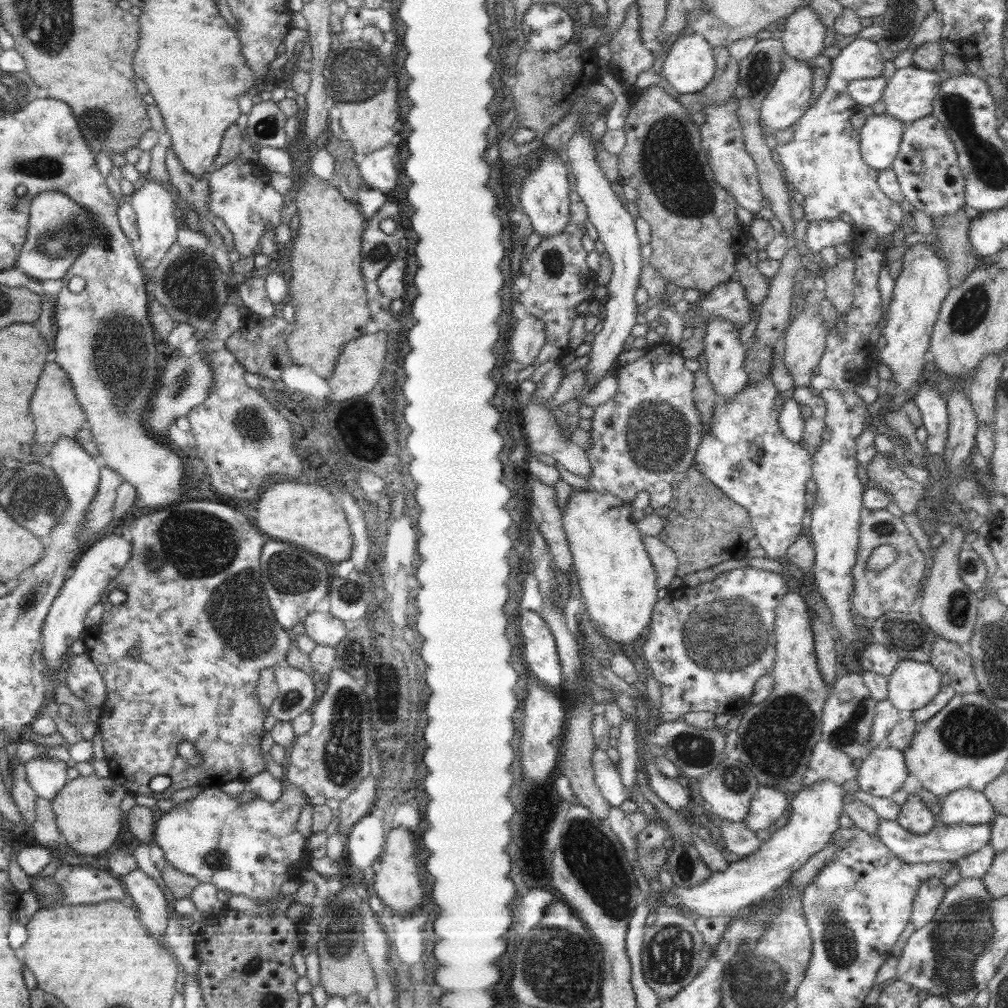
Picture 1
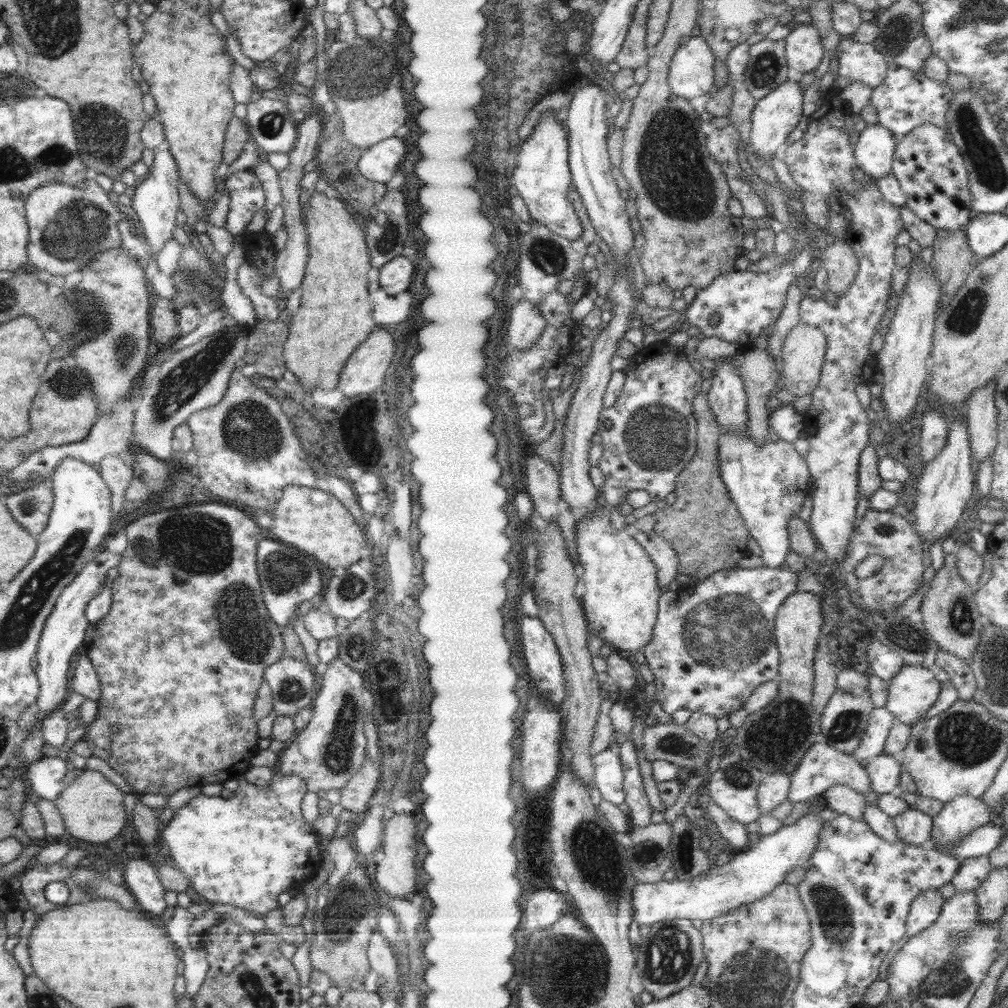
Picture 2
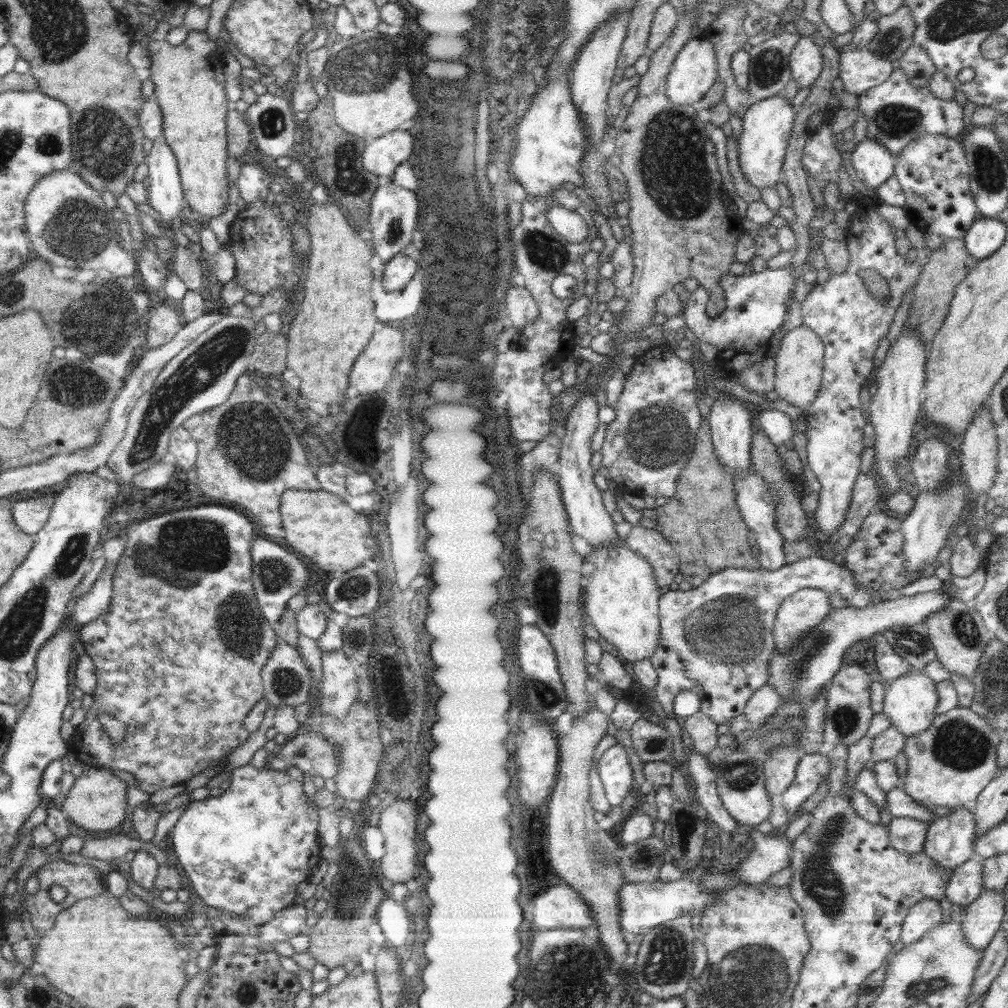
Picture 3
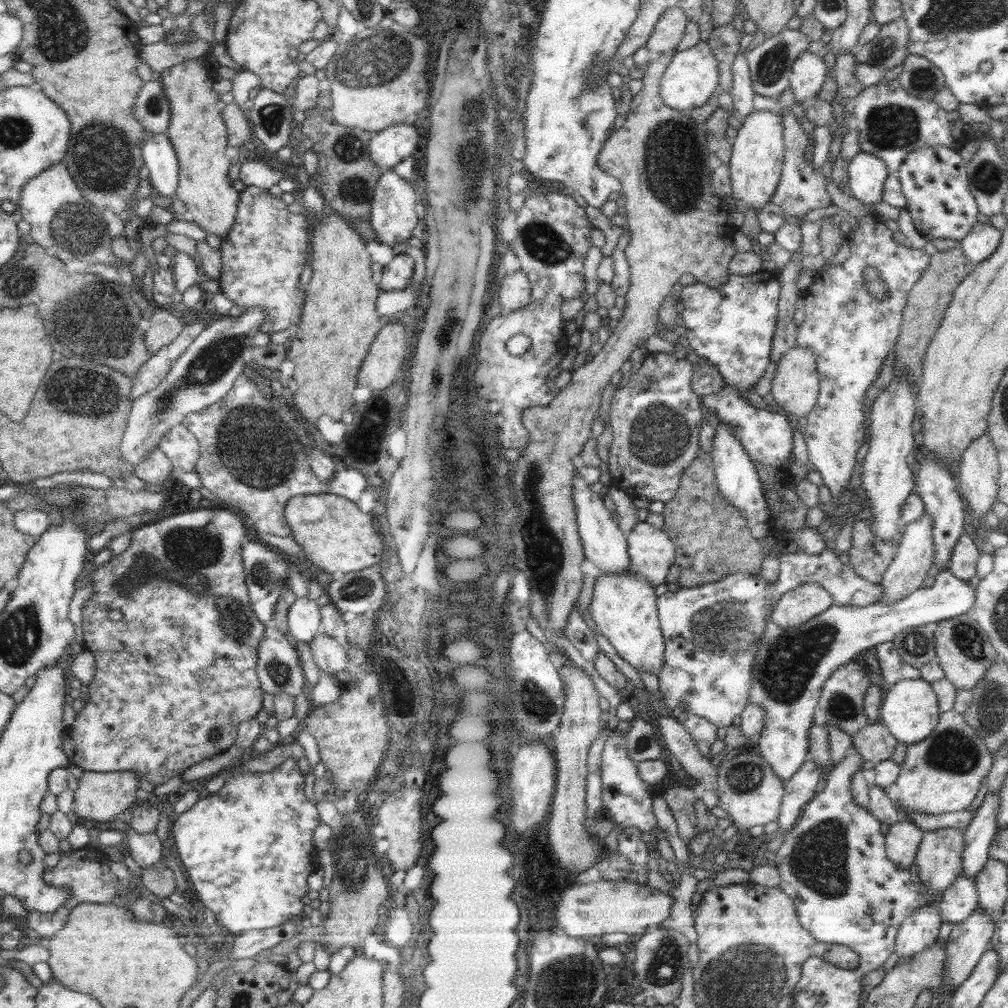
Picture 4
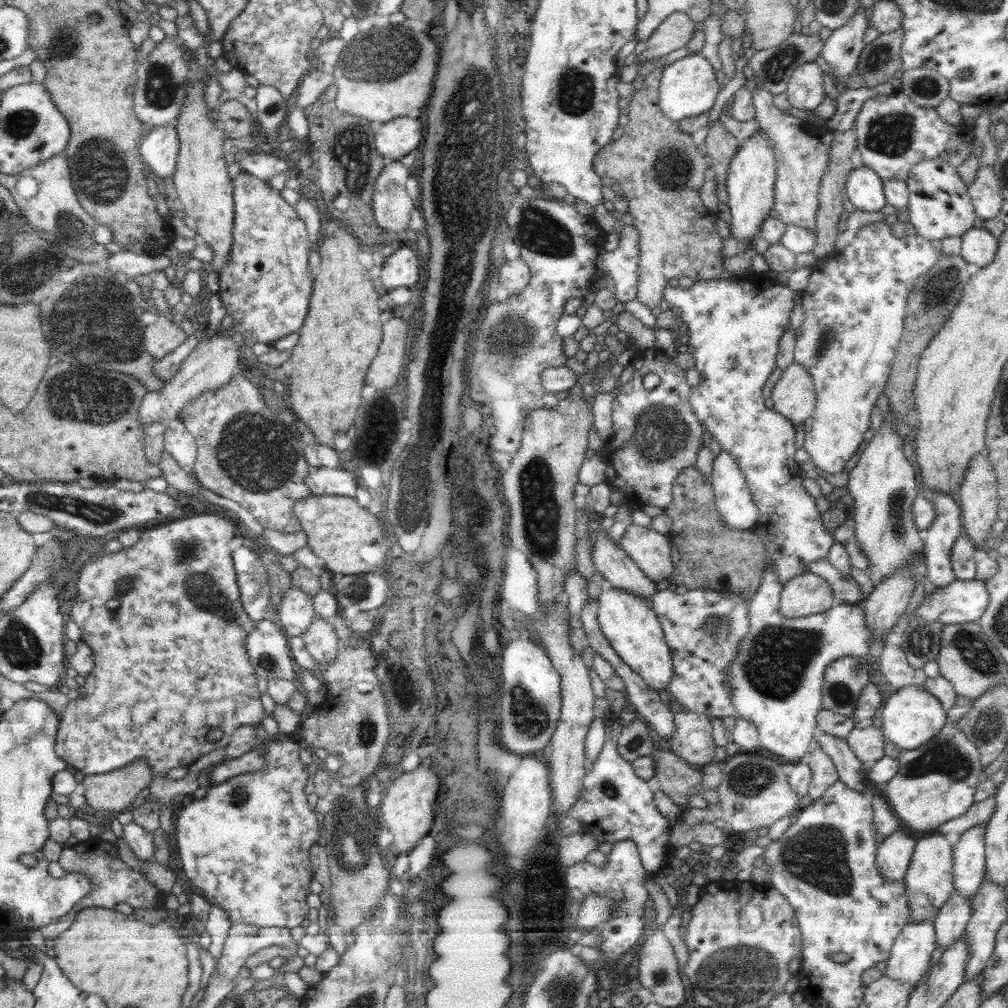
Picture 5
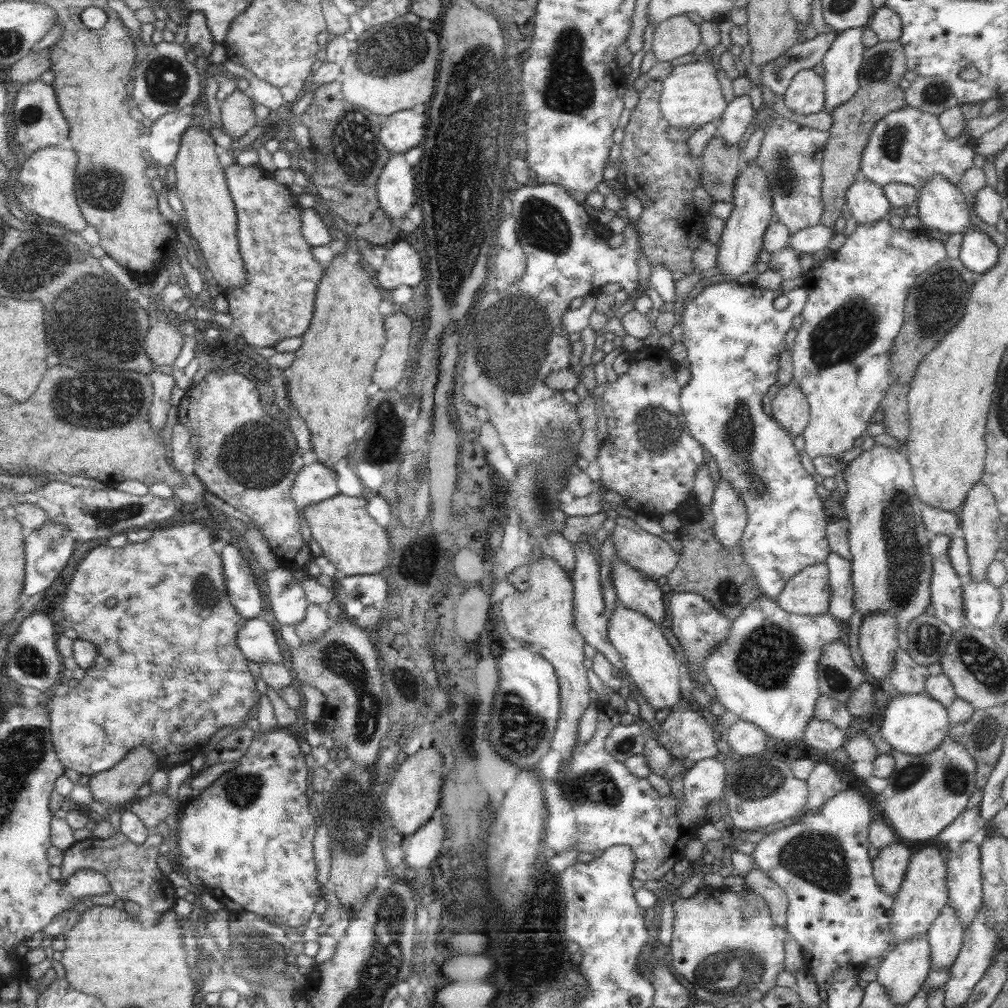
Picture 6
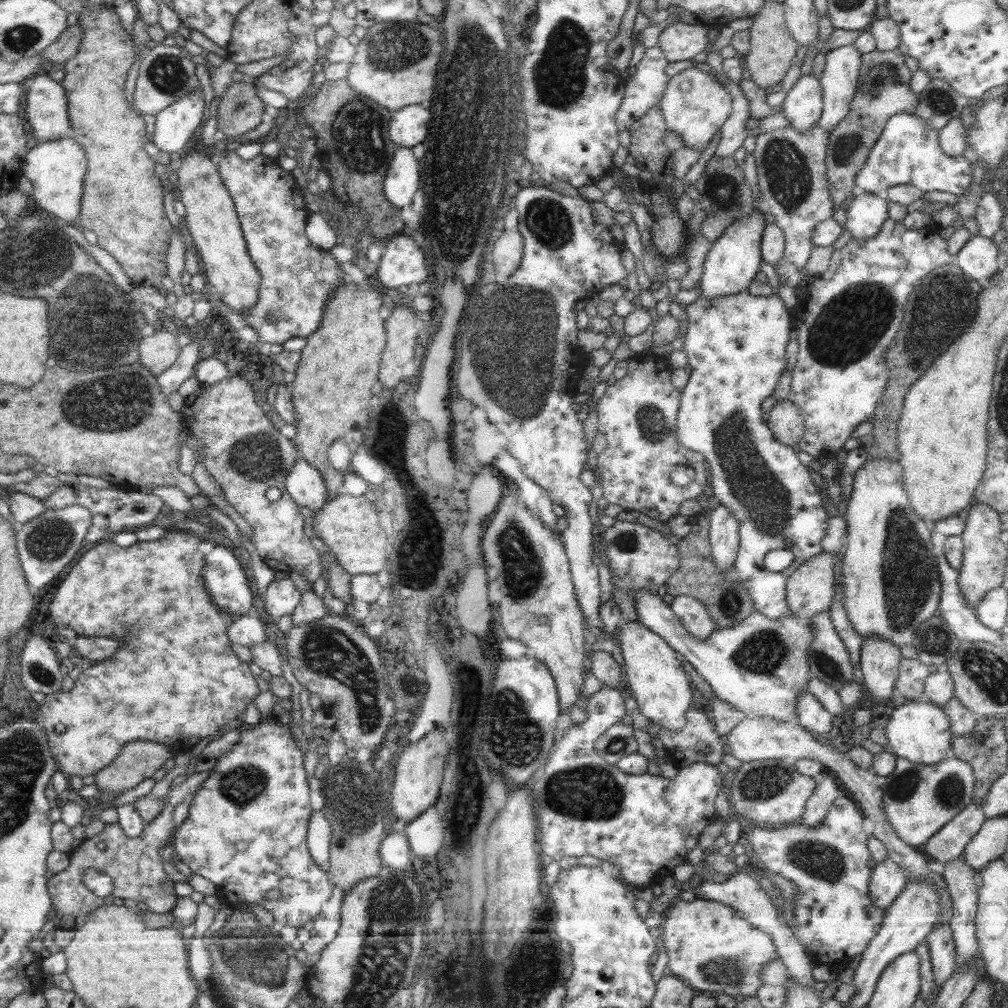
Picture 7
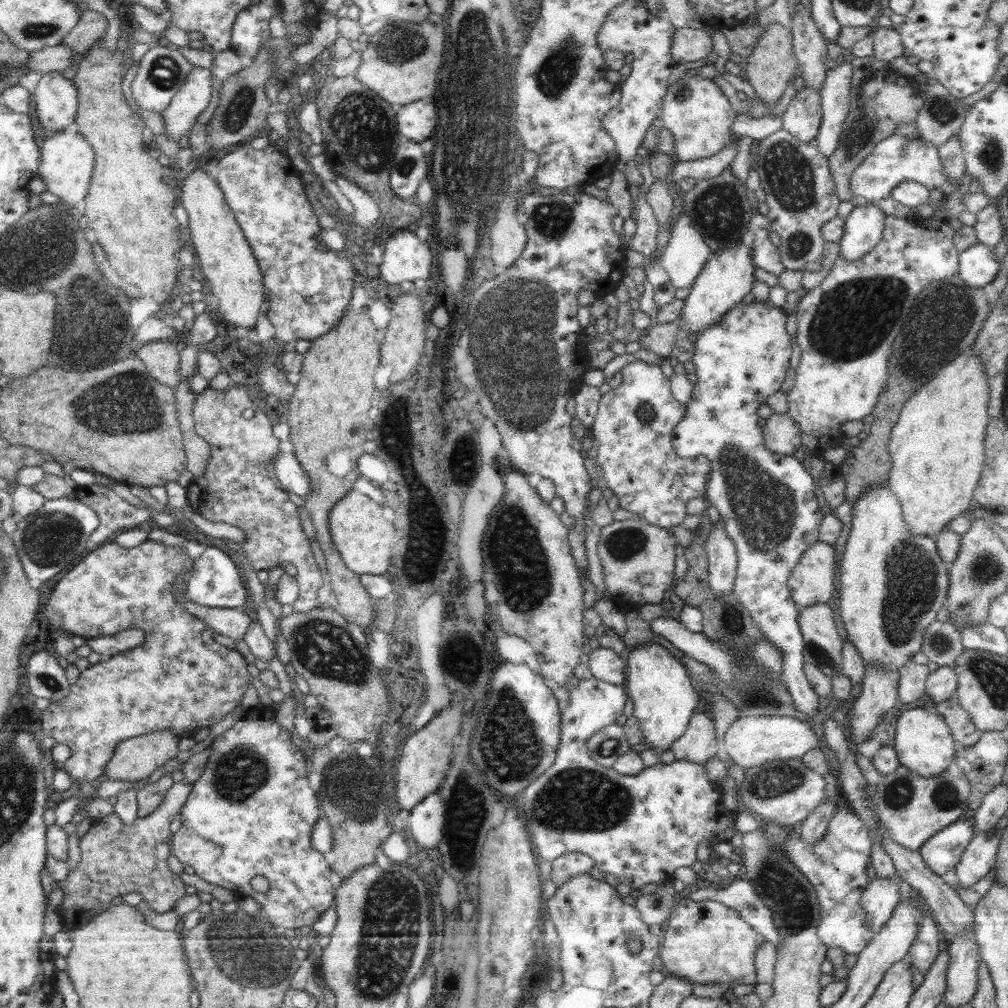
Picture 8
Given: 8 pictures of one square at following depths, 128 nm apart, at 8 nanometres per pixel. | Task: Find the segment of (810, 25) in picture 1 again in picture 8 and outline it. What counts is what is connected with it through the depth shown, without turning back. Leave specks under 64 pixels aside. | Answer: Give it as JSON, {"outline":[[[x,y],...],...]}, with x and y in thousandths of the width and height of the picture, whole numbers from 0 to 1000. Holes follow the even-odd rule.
{"outline":[[[799,86],[790,91],[776,113],[777,128],[796,141],[809,139],[814,123],[814,95]]]}

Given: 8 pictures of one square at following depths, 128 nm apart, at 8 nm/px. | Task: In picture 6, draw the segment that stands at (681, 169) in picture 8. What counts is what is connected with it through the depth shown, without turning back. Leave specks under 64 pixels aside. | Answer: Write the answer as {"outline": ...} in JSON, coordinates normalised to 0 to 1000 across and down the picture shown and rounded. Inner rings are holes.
{"outline":[[[742,94],[731,95],[722,102],[713,118],[714,124],[712,125],[713,135],[722,145],[736,141],[736,136],[742,129],[742,124],[746,121],[749,111]]]}

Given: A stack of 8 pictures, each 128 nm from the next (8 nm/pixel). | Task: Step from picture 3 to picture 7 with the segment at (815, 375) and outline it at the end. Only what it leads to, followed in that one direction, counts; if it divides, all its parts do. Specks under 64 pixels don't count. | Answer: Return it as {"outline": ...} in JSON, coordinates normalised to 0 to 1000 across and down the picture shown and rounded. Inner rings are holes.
{"outline":[[[784,397],[772,399],[764,407],[761,421],[768,435],[778,442],[788,443],[799,428],[798,415]]]}

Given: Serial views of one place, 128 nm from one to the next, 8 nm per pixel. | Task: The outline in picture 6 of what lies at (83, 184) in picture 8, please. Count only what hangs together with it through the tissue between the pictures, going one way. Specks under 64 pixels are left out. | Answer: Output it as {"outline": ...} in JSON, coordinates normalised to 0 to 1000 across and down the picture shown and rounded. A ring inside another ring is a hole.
{"outline":[[[67,144],[42,147],[24,156],[20,165],[21,169],[13,174],[16,183],[13,192],[21,200],[24,209],[31,214],[36,214],[36,217],[44,217],[45,220],[63,222],[67,230],[81,232],[87,220],[81,214],[75,193],[73,193],[73,175],[75,175],[77,165],[75,150]]]}

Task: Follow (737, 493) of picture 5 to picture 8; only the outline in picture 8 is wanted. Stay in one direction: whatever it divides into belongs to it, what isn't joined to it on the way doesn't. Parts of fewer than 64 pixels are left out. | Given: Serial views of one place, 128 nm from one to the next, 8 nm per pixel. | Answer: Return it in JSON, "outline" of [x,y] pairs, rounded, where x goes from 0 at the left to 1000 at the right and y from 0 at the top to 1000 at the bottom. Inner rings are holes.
{"outline":[[[714,515],[707,520],[699,537],[702,552],[702,578],[710,593],[718,593],[726,589],[731,569],[730,542],[722,534],[718,526],[718,518]]]}

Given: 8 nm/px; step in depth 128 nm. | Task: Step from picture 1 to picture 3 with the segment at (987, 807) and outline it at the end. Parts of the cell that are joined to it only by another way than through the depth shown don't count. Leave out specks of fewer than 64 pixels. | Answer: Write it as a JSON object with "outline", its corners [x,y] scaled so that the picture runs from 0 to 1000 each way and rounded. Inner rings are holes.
{"outline":[[[951,800],[942,809],[930,811],[920,819],[915,845],[944,867],[967,845],[967,816],[964,806]]]}

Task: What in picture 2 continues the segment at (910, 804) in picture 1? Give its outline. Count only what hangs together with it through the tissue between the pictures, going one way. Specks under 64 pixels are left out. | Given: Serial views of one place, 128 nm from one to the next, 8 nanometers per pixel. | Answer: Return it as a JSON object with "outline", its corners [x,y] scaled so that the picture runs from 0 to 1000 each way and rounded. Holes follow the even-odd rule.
{"outline":[[[903,802],[886,812],[890,831],[895,836],[926,842],[924,826],[926,812],[911,804]]]}

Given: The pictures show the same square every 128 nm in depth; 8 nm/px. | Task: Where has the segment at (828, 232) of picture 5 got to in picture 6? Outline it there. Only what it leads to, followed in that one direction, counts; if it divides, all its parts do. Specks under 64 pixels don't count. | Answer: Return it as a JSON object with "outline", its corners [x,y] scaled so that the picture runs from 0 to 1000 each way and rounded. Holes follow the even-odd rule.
{"outline":[[[887,40],[887,42],[871,42],[863,48],[858,48],[856,54],[856,63],[854,69],[852,70],[851,77],[853,78],[853,87],[849,90],[846,97],[841,101],[835,102],[835,105],[831,105],[824,115],[826,117],[825,126],[822,128],[821,141],[817,148],[814,172],[815,172],[815,199],[817,199],[817,210],[815,210],[815,216],[813,221],[821,225],[827,226],[827,222],[831,216],[835,215],[835,208],[837,208],[837,202],[840,202],[838,194],[839,188],[843,187],[843,183],[847,183],[849,179],[857,179],[858,175],[854,170],[855,151],[859,143],[861,143],[861,137],[865,134],[868,124],[875,119],[879,113],[887,111],[887,109],[893,109],[897,105],[902,103],[897,98],[898,89],[893,86],[897,71],[899,71],[899,57],[897,49],[893,40]]]}

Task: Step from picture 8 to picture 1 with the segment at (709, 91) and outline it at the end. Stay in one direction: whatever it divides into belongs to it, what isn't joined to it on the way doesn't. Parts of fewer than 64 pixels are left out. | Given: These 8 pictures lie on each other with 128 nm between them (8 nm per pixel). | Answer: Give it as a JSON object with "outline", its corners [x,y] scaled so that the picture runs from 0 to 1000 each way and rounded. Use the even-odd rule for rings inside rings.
{"outline":[[[686,31],[677,34],[667,44],[663,54],[659,54],[654,61],[653,68],[675,97],[678,97],[681,92],[695,90],[708,77],[712,69],[706,46],[697,36]]]}

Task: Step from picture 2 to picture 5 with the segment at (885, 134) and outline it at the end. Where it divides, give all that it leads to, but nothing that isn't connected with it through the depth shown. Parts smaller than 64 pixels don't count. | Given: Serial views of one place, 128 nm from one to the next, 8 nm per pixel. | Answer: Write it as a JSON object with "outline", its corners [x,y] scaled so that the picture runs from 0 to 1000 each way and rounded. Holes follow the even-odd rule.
{"outline":[[[861,165],[847,167],[839,177],[839,196],[851,209],[871,211],[879,204],[876,179]]]}

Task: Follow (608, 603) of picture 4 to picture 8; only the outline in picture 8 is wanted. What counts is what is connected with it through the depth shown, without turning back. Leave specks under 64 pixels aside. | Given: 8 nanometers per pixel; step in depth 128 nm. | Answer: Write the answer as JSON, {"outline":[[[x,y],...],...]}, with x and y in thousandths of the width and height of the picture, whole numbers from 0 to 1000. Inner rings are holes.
{"outline":[[[639,637],[624,644],[619,653],[622,661],[619,681],[622,690],[629,697],[628,709],[633,713],[633,720],[639,728],[639,741],[655,750],[665,744],[665,740],[679,728],[694,691],[687,682],[680,661],[659,641],[650,637]]]}

